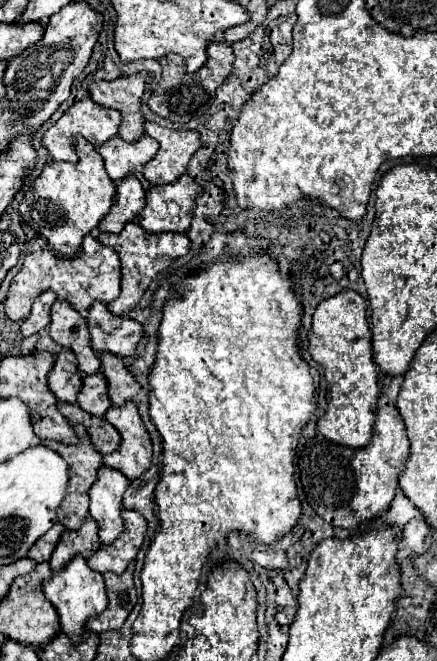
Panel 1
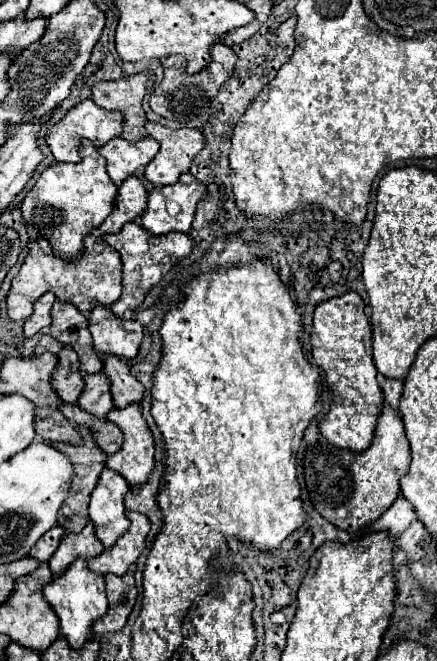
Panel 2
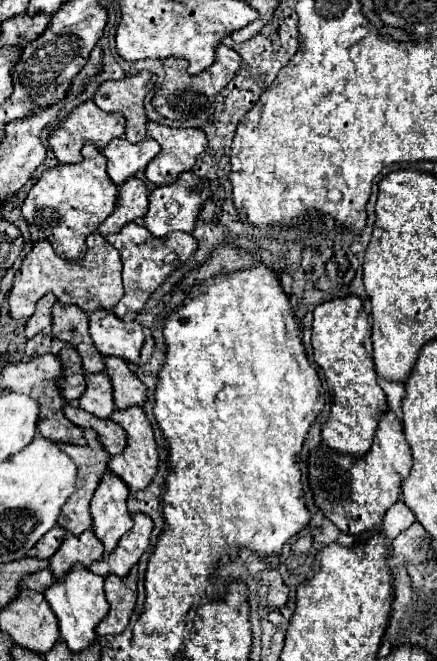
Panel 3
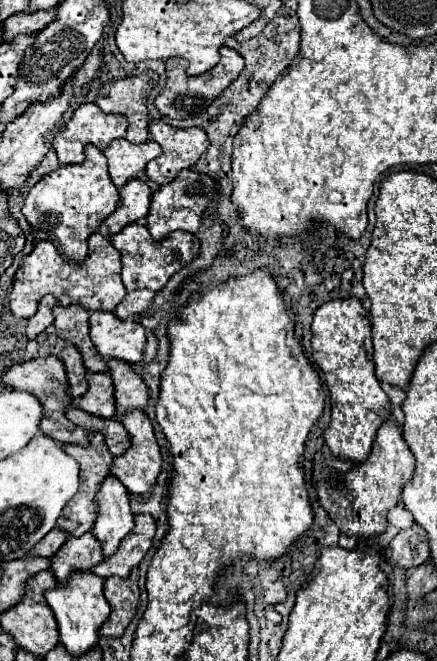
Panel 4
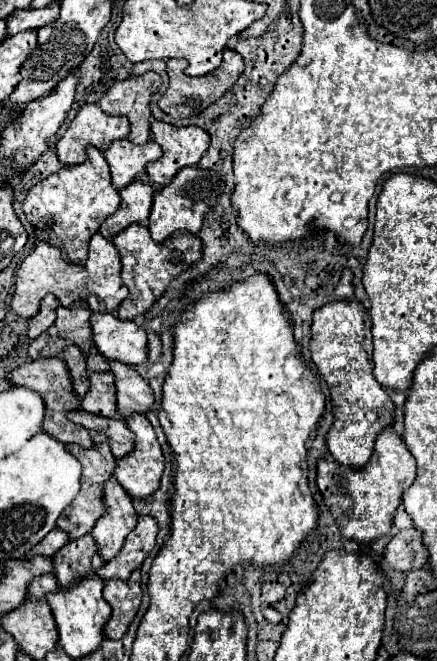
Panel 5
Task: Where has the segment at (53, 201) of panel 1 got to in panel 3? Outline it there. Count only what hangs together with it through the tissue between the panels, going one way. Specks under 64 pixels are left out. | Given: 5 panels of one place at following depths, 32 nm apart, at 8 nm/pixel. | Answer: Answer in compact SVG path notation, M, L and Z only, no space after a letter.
M86 142L82 148L84 160L80 164L58 164L44 172L40 180L28 192L22 204L22 216L30 226L36 226L46 234L46 240L64 260L80 262L86 254L86 236L98 230L98 226L114 212L118 200L118 188L112 184L106 172L106 160L102 152Z

